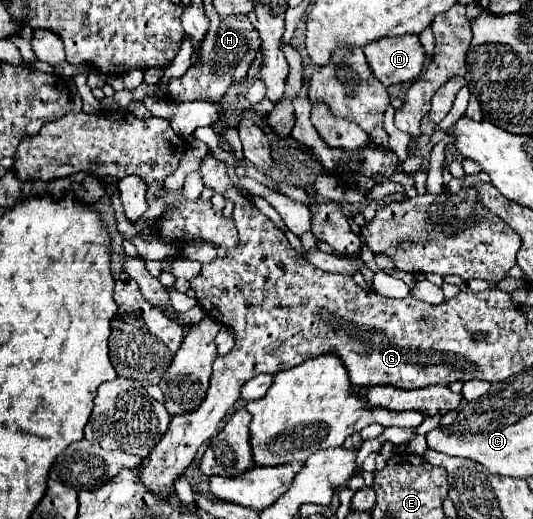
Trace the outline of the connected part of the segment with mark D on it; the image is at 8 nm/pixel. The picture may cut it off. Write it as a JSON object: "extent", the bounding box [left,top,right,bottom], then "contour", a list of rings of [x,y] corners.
{"extent":[363,34,425,86],"contour":[[[415,34],[381,38],[363,48],[373,76],[385,86],[415,80],[425,64],[425,52]]]}

